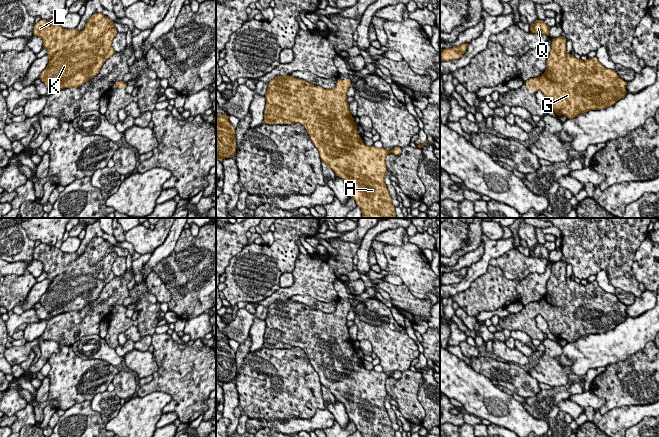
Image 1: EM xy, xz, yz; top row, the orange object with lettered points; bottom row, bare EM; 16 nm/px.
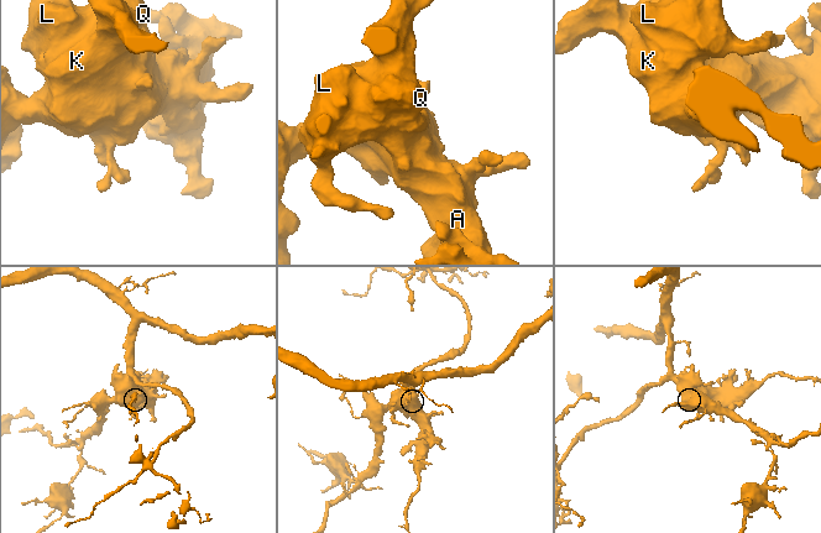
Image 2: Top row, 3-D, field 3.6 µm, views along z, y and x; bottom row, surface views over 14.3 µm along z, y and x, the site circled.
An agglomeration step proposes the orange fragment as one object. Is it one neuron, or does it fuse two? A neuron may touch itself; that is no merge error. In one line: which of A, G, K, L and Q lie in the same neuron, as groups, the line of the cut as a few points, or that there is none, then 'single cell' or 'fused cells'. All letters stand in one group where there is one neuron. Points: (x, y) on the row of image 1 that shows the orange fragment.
groups A G K L Q; cut none; single cell

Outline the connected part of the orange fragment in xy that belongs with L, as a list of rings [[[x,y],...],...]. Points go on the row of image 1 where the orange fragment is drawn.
[[[102,13],[93,14],[80,32],[76,28],[64,29],[60,24],[43,19],[35,23],[33,35],[43,40],[43,46],[50,57],[39,79],[55,93],[65,88],[79,87],[95,77],[104,62],[115,53],[112,41],[118,31],[113,24],[114,21]]]

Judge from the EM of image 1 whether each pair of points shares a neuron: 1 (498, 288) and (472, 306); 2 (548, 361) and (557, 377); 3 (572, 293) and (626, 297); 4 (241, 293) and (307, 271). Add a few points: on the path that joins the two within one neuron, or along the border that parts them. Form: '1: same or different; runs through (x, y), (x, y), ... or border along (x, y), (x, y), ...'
1: same; runs through (492, 290), (478, 300)
2: same; runs through (548, 365), (548, 368), (553, 373)
3: different; border along (614, 294), (627, 305)
4: different; border along (280, 287), (261, 301)

